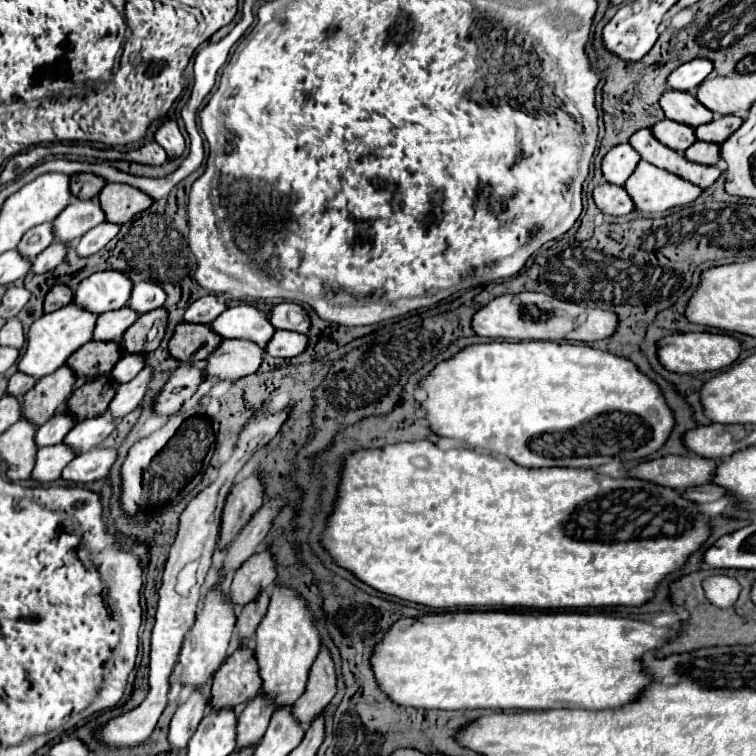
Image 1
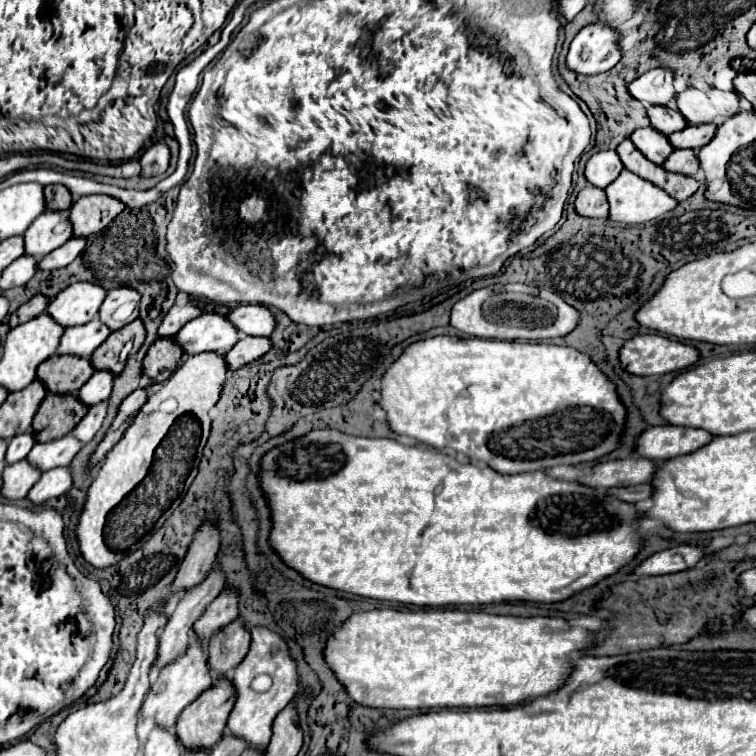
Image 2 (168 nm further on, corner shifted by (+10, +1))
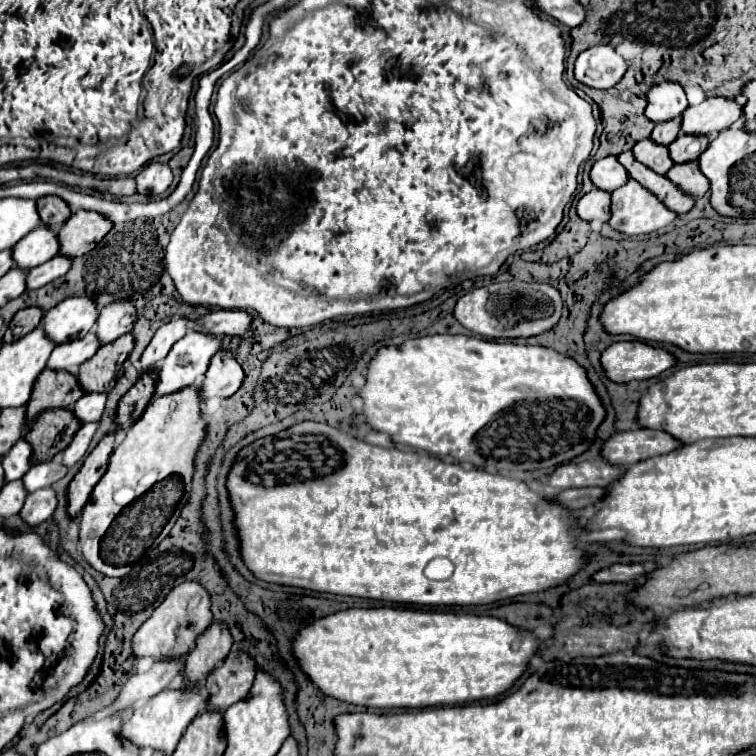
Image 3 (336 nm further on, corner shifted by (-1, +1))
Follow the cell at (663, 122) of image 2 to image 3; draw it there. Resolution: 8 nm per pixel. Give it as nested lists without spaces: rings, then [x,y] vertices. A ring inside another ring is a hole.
[[[666,121],[666,123],[658,123],[654,129],[652,129],[652,135],[650,139],[658,145],[664,145],[668,147],[676,137],[678,137],[678,131],[680,131],[680,125],[676,121]]]

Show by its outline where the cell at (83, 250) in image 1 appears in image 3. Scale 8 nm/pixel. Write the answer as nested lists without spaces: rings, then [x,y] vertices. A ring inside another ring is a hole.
[[[60,255],[52,257],[48,263],[44,263],[40,267],[34,267],[32,271],[26,273],[26,289],[30,289],[30,291],[40,289],[46,283],[66,275],[70,265],[72,265],[72,259],[68,259],[68,257],[60,257]]]

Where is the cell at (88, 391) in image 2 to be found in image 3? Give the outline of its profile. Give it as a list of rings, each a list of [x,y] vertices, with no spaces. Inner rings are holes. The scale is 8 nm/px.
[[[90,393],[90,395],[82,395],[76,403],[74,403],[74,417],[86,425],[86,423],[96,423],[102,417],[106,405],[106,395],[104,393]]]

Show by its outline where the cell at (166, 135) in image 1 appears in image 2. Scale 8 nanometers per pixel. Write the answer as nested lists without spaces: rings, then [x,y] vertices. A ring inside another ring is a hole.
[[[155,141],[153,145],[149,145],[145,149],[145,153],[141,155],[141,175],[143,177],[153,177],[153,175],[161,175],[167,167],[169,167],[169,159],[171,159],[171,151],[163,141]]]

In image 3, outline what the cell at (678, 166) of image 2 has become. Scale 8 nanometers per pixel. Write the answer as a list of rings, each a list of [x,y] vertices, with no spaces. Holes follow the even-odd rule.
[[[696,161],[690,163],[682,163],[682,165],[674,165],[668,175],[666,175],[678,189],[682,189],[684,193],[688,193],[694,199],[700,199],[702,195],[708,193],[710,183],[708,179],[700,173],[700,167]]]

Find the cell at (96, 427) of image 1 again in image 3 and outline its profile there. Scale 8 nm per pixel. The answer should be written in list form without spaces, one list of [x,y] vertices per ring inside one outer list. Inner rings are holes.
[[[56,459],[46,461],[46,463],[36,463],[30,467],[30,471],[22,477],[24,489],[26,493],[44,489],[44,487],[52,487],[58,479],[62,479],[68,473],[68,469],[60,463],[56,463]]]

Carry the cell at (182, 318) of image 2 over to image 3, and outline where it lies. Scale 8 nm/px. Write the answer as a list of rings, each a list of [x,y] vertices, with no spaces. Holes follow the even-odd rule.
[[[184,317],[162,325],[140,357],[142,373],[154,371],[158,367],[158,361],[164,359],[164,355],[168,355],[172,343],[176,343],[176,339],[180,339],[186,331],[188,331],[188,319],[184,319]]]

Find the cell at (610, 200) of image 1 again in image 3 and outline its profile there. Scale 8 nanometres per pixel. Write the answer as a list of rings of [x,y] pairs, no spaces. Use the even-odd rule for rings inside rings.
[[[592,189],[590,193],[586,193],[578,201],[576,213],[584,221],[602,221],[602,223],[606,223],[610,219],[610,193]]]

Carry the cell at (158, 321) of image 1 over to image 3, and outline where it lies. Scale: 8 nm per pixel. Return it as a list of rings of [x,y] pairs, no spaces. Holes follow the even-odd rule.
[[[126,333],[114,343],[108,343],[96,351],[96,355],[80,365],[78,371],[78,383],[84,393],[96,393],[104,391],[108,393],[116,379],[122,375],[122,363],[130,355],[134,347],[132,335]]]

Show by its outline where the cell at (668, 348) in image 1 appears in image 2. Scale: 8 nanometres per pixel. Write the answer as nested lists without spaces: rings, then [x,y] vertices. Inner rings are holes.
[[[637,335],[621,347],[621,363],[633,375],[665,375],[701,359],[699,349],[663,335]]]

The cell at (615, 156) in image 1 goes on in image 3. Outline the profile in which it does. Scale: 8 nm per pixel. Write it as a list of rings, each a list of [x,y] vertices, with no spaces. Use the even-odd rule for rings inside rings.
[[[604,157],[598,159],[590,171],[590,179],[594,183],[596,189],[612,193],[614,189],[622,187],[628,181],[628,173],[626,169],[616,161],[616,157]]]

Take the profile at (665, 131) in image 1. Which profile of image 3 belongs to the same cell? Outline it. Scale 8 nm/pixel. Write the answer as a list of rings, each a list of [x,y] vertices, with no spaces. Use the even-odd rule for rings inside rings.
[[[644,139],[644,141],[636,143],[632,153],[640,163],[644,163],[646,167],[650,167],[652,171],[656,171],[660,175],[666,175],[668,169],[674,165],[670,155],[668,155],[668,149],[664,149],[662,145],[656,145],[650,139]]]

